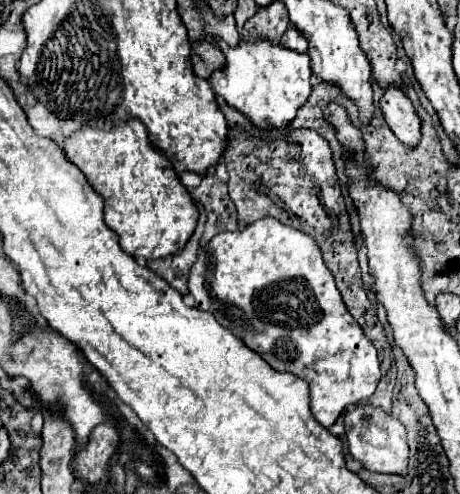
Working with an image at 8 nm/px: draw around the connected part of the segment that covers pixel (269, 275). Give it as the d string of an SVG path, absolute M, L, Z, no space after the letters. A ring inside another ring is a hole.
M262 218L236 232L220 232L200 248L198 260L190 270L188 290L196 300L196 308L210 312L274 370L304 378L310 384L312 414L324 426L332 426L346 406L360 404L376 392L380 382L376 348L346 310L334 276L326 268L312 236L276 218Z

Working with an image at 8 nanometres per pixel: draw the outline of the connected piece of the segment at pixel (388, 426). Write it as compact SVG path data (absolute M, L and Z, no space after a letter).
M356 406L352 412L344 416L344 424L346 424L350 456L358 460L366 470L382 474L400 474L400 476L406 474L408 442L406 442L406 430L398 420L394 420L380 408Z

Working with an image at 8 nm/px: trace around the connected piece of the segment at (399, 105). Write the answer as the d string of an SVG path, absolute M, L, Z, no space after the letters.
M388 86L380 100L380 108L392 132L404 144L414 146L420 138L420 118L414 114L414 106L408 96L400 88Z

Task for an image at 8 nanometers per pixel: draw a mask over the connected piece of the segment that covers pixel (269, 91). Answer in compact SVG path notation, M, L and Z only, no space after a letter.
M258 40L256 44L240 42L236 48L226 46L224 42L218 44L226 56L226 66L222 70L216 70L210 76L210 84L216 94L222 94L228 106L234 110L242 112L256 128L260 130L284 130L288 124L296 118L296 112L304 102L308 100L312 92L312 68L310 68L310 58L306 54L294 54L292 50L282 50L278 44L270 44L266 40Z

